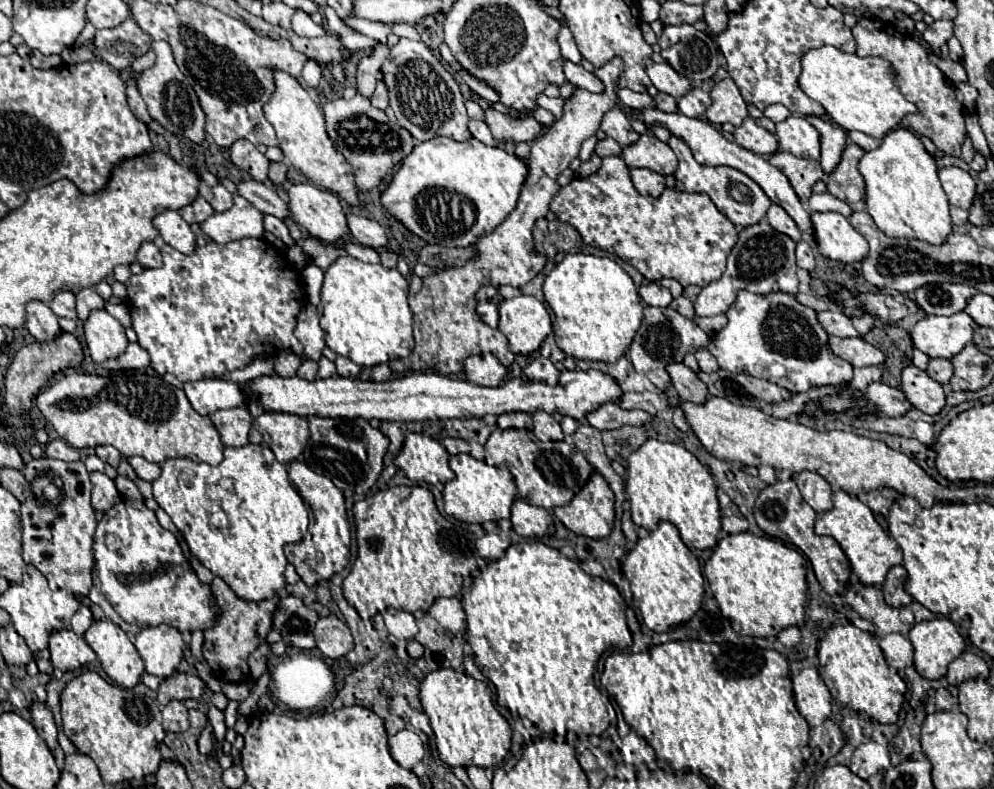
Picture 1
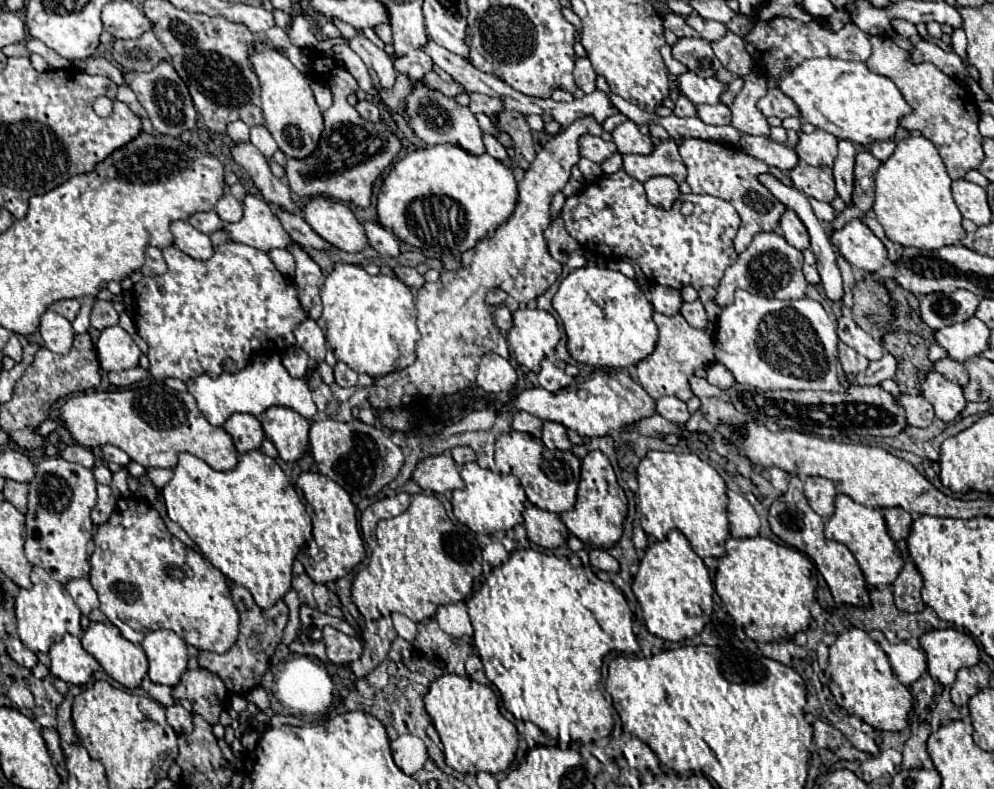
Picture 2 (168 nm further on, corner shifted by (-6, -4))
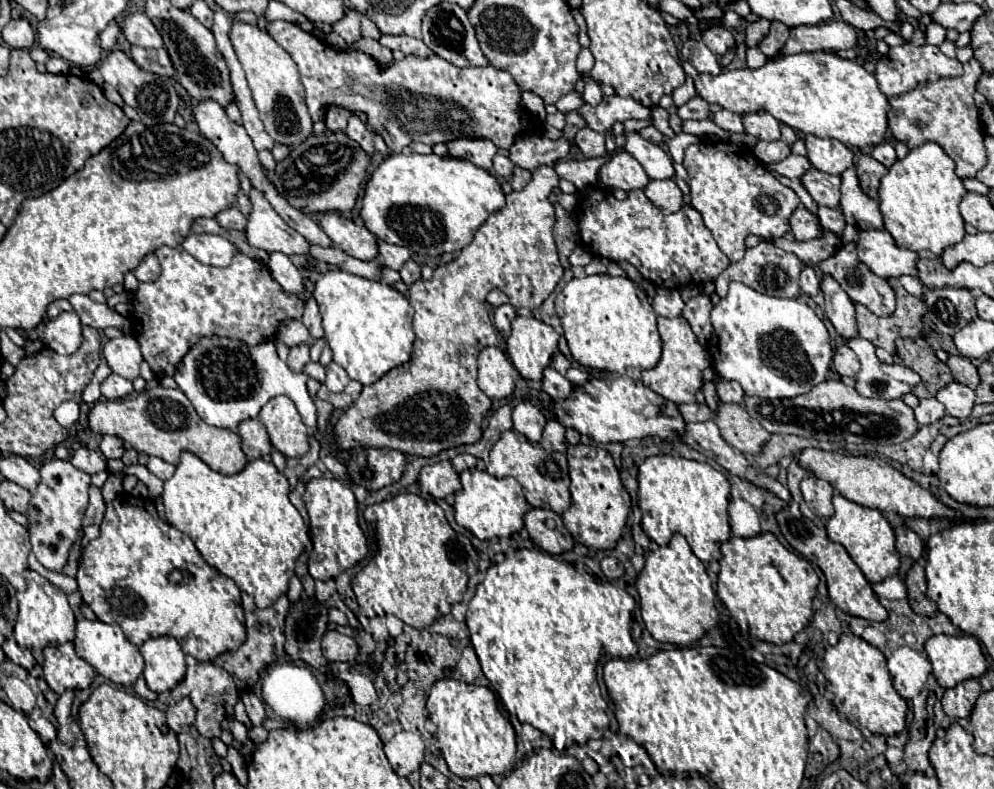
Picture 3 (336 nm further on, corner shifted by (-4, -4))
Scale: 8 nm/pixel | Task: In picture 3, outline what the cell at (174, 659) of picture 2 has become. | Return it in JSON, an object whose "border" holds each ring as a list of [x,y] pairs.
{"border":[[[174,637],[148,639],[140,647],[140,653],[146,661],[144,679],[150,691],[164,693],[174,689],[182,681],[186,673],[186,661]]]}

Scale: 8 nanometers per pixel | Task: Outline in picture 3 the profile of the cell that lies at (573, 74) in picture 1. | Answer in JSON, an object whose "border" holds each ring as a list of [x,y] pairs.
{"border":[[[680,133],[676,135],[674,139],[670,139],[668,143],[668,149],[670,149],[670,155],[676,163],[682,163],[684,159],[684,149],[690,145],[690,143],[698,143],[702,137],[696,137],[696,135],[688,135],[688,133]]]}

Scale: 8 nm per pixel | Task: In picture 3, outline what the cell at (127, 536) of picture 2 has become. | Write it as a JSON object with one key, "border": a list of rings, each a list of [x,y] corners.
{"border":[[[122,491],[108,505],[104,521],[100,523],[100,537],[88,543],[76,581],[84,603],[96,617],[108,625],[116,623],[134,645],[142,645],[152,637],[170,635],[180,643],[186,655],[198,661],[214,661],[226,651],[236,651],[246,641],[240,589],[232,579],[202,559],[188,535],[160,519],[152,499],[134,497]]]}

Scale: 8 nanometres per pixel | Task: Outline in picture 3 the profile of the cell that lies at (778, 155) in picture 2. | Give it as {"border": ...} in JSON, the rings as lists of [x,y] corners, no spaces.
{"border":[[[788,155],[784,161],[780,161],[776,165],[770,165],[770,169],[778,171],[784,177],[800,179],[810,169],[810,161],[806,157],[800,157],[800,155]]]}

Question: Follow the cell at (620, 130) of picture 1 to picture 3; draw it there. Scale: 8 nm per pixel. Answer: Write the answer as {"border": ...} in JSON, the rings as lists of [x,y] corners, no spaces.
{"border":[[[626,133],[626,151],[640,161],[650,179],[672,179],[676,175],[674,165],[660,145],[648,143],[638,133]]]}

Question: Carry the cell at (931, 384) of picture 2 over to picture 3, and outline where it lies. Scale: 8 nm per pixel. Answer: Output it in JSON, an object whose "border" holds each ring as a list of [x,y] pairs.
{"border":[[[950,383],[948,387],[940,389],[936,399],[940,403],[944,403],[946,407],[946,413],[952,415],[952,417],[958,417],[958,419],[966,419],[970,417],[972,413],[972,407],[974,407],[974,391],[962,383]]]}

